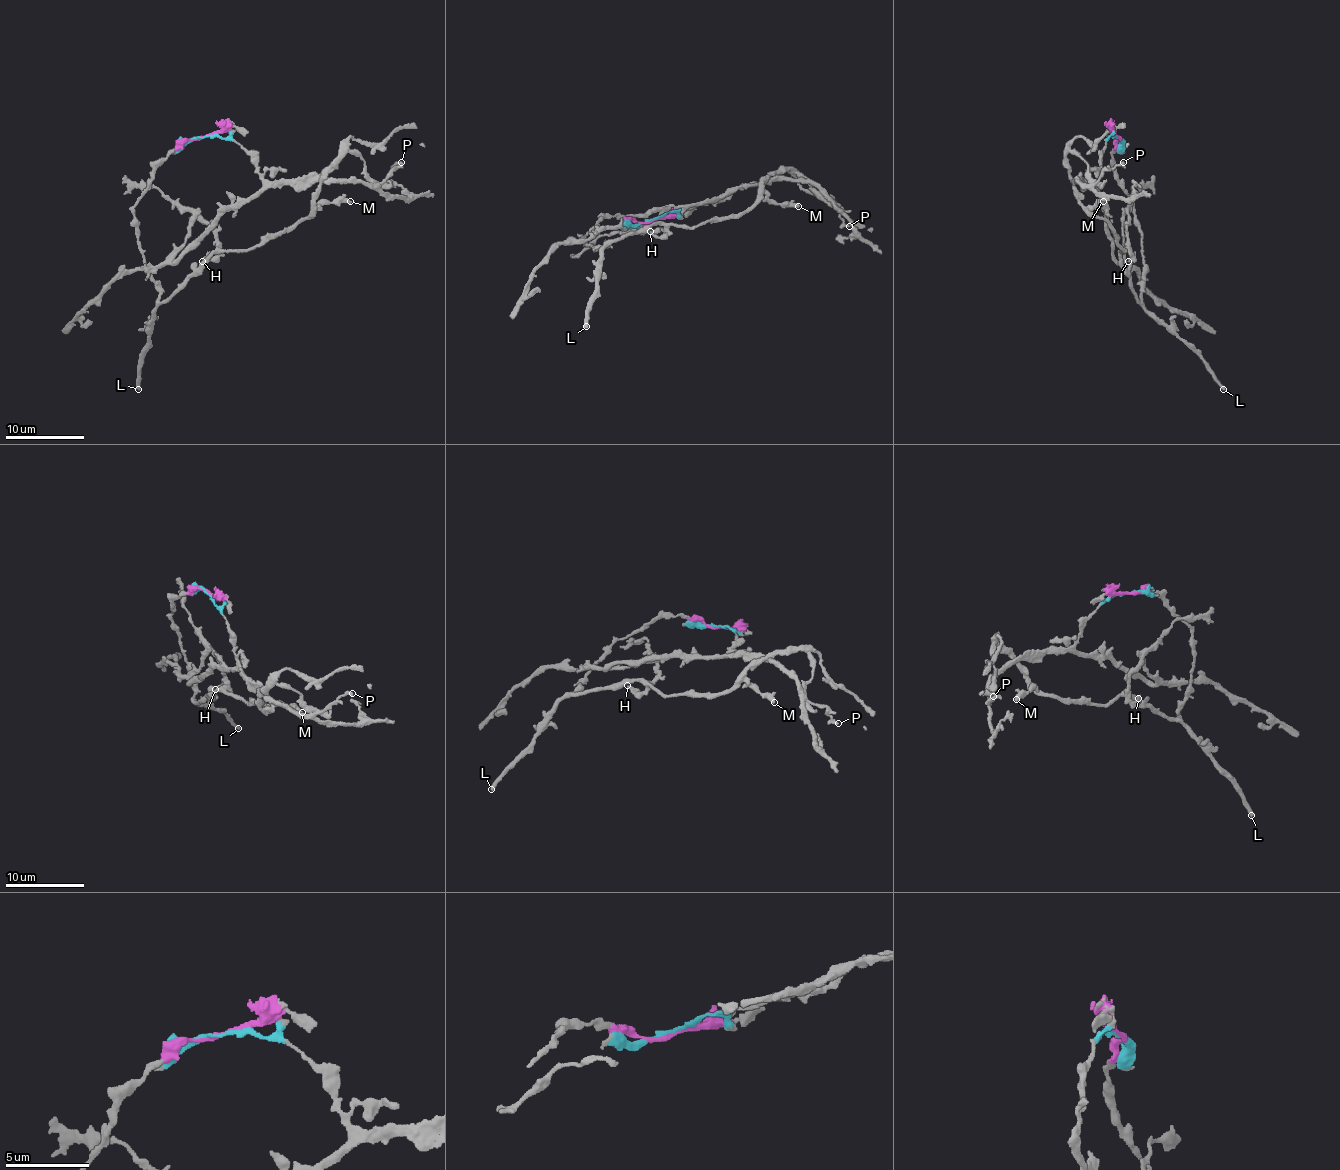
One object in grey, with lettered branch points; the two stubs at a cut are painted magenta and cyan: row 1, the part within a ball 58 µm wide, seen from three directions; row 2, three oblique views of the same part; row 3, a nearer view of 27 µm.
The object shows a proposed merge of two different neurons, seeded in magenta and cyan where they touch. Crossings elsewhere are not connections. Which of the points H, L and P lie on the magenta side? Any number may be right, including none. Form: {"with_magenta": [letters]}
{"with_magenta": ["H", "L"]}

